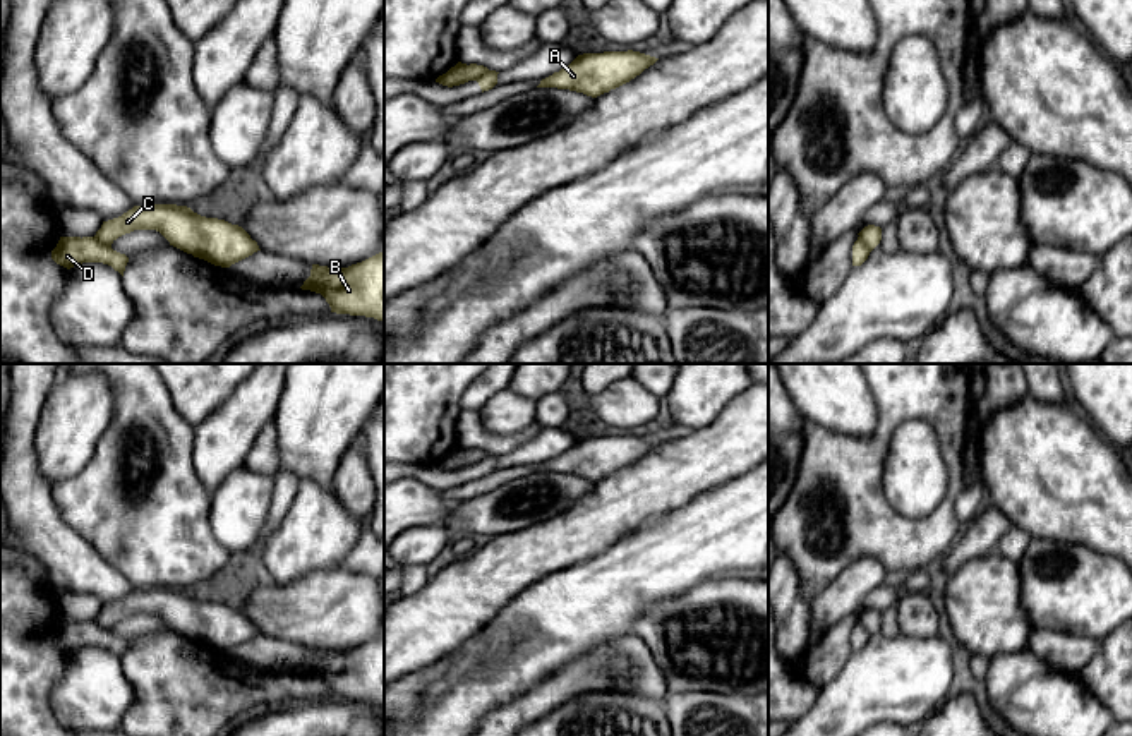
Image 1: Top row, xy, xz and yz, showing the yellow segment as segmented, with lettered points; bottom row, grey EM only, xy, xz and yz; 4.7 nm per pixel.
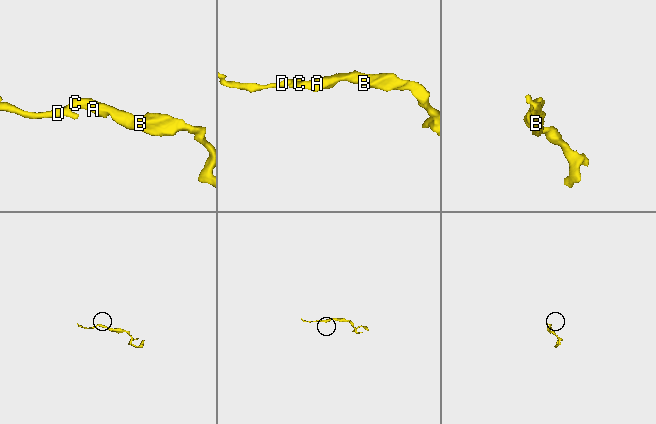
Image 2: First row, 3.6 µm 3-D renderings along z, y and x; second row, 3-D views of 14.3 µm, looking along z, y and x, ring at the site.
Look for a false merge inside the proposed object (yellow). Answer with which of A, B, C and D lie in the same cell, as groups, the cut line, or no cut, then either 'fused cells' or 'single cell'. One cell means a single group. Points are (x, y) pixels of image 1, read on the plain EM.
A B C / D | xy (95, 620), (110, 630) | fused cells

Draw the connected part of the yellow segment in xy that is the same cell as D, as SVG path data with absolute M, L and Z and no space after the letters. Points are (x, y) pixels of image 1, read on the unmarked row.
M60 621L51 643L70 654L82 647L103 647L123 661L129 642L99 626L96 621Z

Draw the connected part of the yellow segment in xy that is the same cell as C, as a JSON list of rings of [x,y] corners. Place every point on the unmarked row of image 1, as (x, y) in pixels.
[[[177,588],[134,590],[122,600],[103,606],[94,621],[111,630],[134,614],[156,614],[170,630],[221,652],[261,635],[242,611],[201,600]]]

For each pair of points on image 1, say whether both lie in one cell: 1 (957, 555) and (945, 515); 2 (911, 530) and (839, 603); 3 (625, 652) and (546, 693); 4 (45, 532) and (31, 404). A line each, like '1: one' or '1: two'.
1: two
2: two
3: one
4: one

